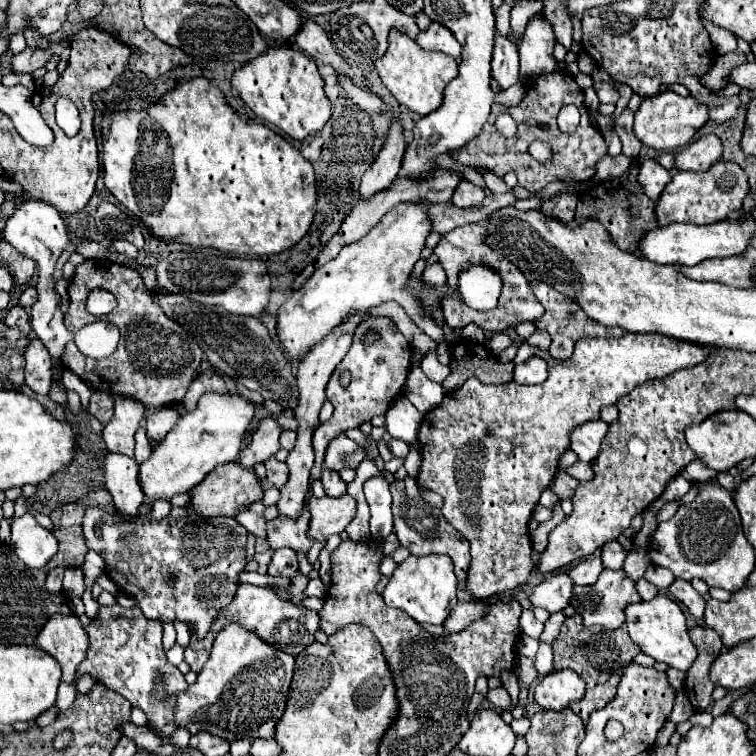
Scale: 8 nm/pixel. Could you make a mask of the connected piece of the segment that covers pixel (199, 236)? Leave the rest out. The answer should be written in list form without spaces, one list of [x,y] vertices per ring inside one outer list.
[[[197,77],[191,81],[181,83],[177,89],[167,93],[159,103],[151,105],[147,111],[109,111],[103,115],[103,169],[105,169],[105,185],[113,193],[113,197],[127,207],[133,215],[137,215],[149,231],[159,239],[169,239],[193,247],[209,247],[219,249],[225,253],[237,253],[237,255],[273,255],[283,253],[297,245],[309,231],[309,225],[315,217],[315,205],[317,205],[317,189],[315,189],[315,173],[313,165],[303,159],[299,149],[295,149],[289,141],[275,135],[269,127],[255,123],[251,119],[241,119],[225,101],[223,93],[213,87],[207,79]]]

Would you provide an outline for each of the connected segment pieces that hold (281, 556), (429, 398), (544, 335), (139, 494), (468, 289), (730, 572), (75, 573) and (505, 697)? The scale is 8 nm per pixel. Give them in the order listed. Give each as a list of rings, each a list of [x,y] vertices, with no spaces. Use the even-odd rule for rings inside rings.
[[[282,548],[273,551],[272,561],[267,573],[272,576],[285,576],[292,578],[298,571],[296,553],[289,548]]]
[[[419,367],[409,371],[407,385],[405,385],[405,397],[423,413],[427,415],[433,407],[437,407],[437,401],[445,397],[445,391],[439,383],[429,381]]]
[[[537,329],[535,333],[527,339],[527,343],[531,346],[537,346],[543,351],[549,349],[551,342],[551,336],[547,331]]]
[[[105,453],[105,485],[113,497],[113,503],[123,515],[137,515],[145,493],[139,485],[139,465],[133,457],[119,453]]]
[[[469,265],[459,273],[457,291],[459,299],[475,311],[491,311],[497,307],[497,299],[503,287],[503,279],[489,265]]]
[[[699,483],[695,499],[679,507],[669,521],[659,523],[647,553],[655,565],[667,567],[675,577],[687,581],[697,577],[725,591],[739,591],[755,569],[755,549],[745,539],[735,501],[727,489],[713,483]]]
[[[67,567],[65,571],[65,593],[69,595],[83,595],[85,593],[85,583],[83,583],[83,571],[79,567]]]
[[[505,687],[491,689],[491,691],[489,691],[489,695],[487,695],[487,699],[489,699],[489,701],[491,701],[499,711],[509,711],[509,709],[511,709],[511,703],[513,703]]]

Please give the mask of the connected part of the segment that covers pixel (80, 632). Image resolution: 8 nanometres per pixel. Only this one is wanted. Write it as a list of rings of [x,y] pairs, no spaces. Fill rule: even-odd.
[[[53,615],[41,629],[37,647],[53,655],[63,669],[63,681],[75,685],[77,665],[87,655],[87,633],[75,615]]]

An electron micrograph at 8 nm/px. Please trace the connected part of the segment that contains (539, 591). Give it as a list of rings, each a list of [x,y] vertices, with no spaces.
[[[553,575],[551,579],[539,583],[529,595],[529,599],[535,607],[543,607],[549,613],[555,613],[569,605],[573,597],[573,585],[575,583],[569,575]]]

